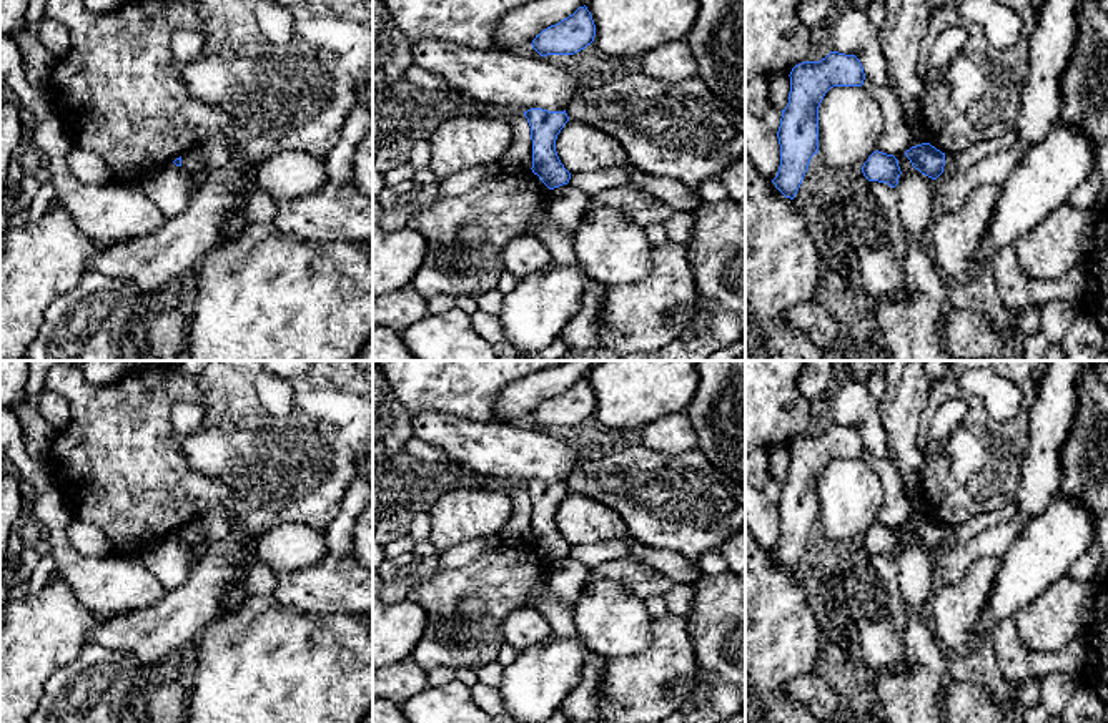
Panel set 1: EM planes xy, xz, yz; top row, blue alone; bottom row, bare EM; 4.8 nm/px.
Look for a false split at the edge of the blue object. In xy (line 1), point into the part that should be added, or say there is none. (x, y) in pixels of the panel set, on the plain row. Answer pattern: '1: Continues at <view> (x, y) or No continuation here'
1: No continuation here

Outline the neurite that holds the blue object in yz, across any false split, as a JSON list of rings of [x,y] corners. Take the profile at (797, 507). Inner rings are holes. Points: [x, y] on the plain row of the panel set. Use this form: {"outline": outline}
{"outline": [[[830,424],[820,434],[802,434],[795,437],[789,449],[789,475],[782,482],[780,499],[777,504],[780,539],[772,555],[785,570],[794,572],[809,542],[812,529],[819,525],[819,479],[825,465],[833,459],[862,459],[865,445],[855,427]]]}

